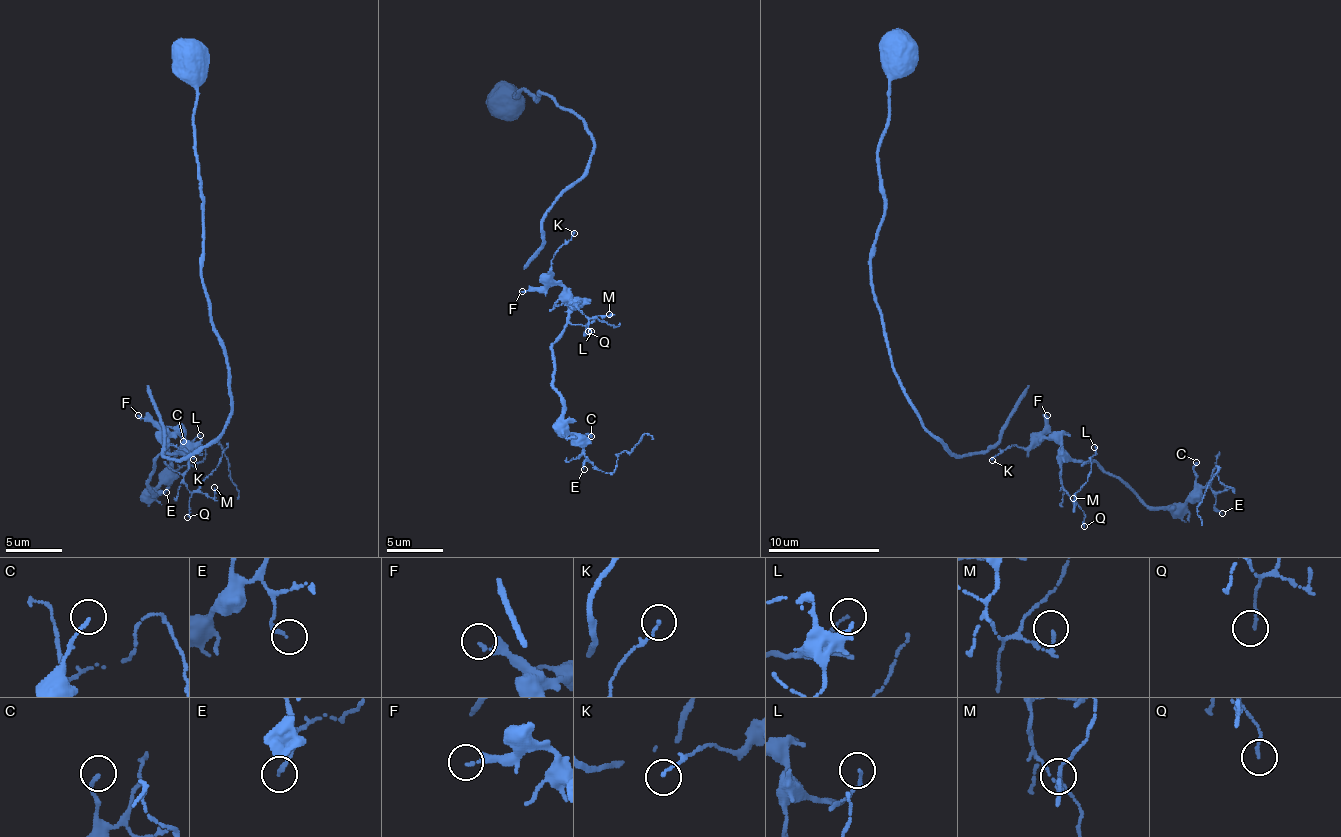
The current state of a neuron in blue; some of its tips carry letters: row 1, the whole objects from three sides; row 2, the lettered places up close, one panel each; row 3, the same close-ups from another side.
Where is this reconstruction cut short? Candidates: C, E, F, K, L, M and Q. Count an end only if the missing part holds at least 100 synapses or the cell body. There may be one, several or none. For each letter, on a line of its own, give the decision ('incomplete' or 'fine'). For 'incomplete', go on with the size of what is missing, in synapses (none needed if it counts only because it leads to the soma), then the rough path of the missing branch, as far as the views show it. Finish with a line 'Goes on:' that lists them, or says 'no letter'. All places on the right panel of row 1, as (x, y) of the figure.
C: fine
E: fine
F: incomplete; about 300 synapses
K: fine
L: fine
M: fine
Q: fine
Goes on: F

